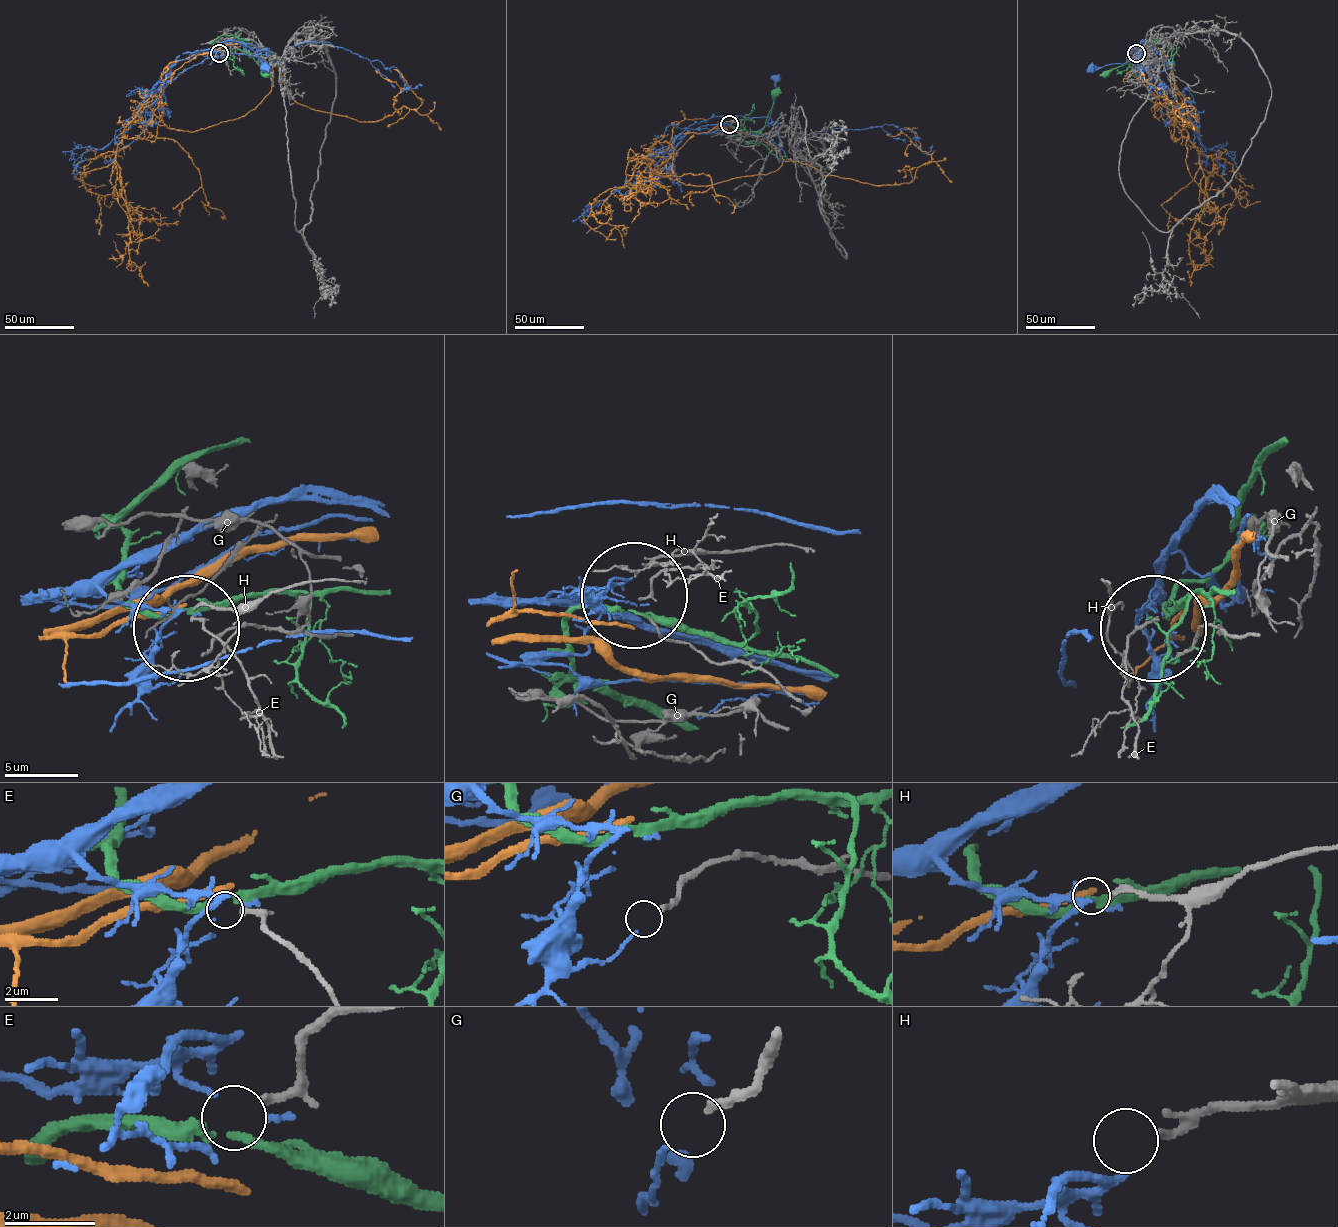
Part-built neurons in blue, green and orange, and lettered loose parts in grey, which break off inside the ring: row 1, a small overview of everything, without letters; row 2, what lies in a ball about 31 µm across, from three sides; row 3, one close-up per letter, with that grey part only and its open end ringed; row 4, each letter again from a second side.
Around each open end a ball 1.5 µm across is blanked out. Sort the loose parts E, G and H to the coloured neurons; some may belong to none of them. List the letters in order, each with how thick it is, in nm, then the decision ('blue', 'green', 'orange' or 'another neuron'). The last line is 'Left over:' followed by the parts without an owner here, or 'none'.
E: 200 nm thick; green
G: 190 nm thick; another neuron
H: 200 nm thick; blue
Left over: G

